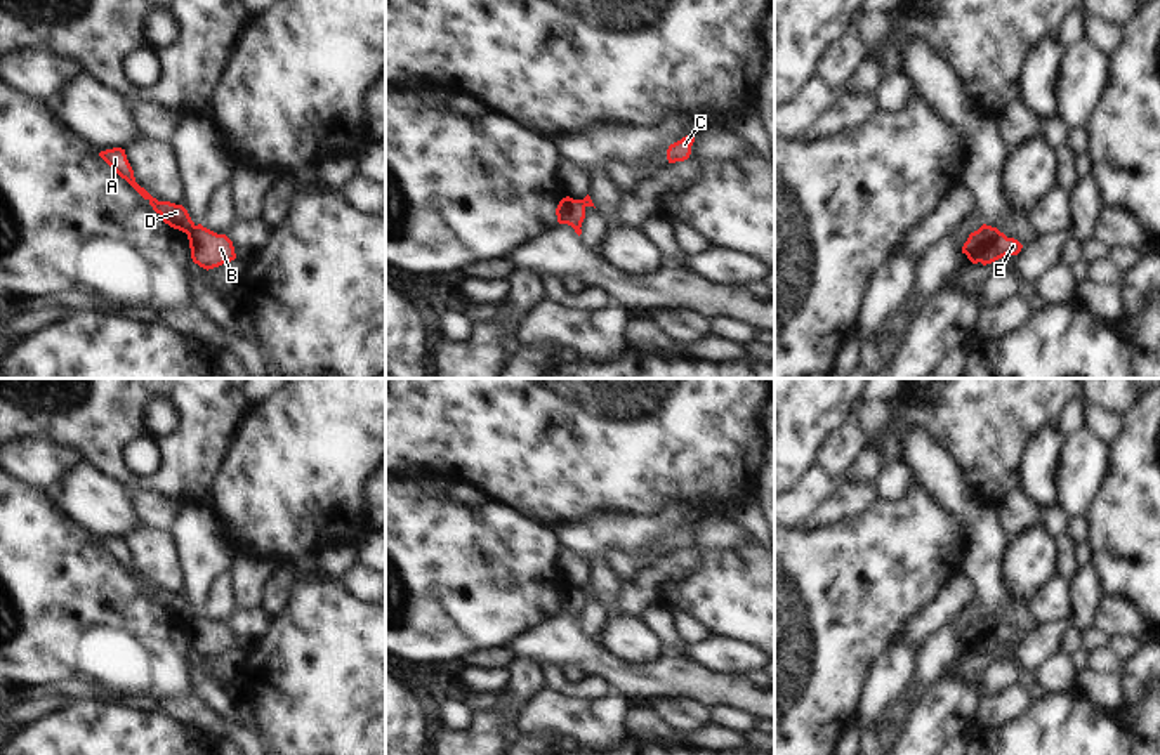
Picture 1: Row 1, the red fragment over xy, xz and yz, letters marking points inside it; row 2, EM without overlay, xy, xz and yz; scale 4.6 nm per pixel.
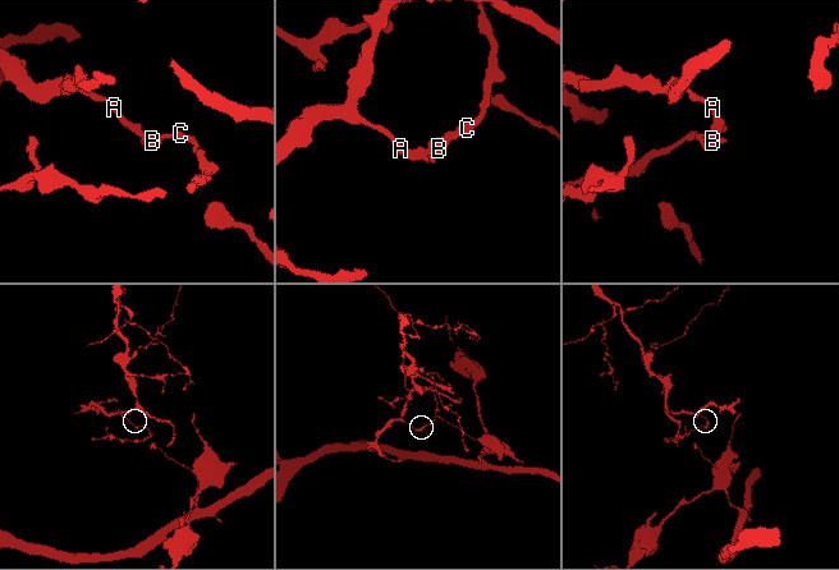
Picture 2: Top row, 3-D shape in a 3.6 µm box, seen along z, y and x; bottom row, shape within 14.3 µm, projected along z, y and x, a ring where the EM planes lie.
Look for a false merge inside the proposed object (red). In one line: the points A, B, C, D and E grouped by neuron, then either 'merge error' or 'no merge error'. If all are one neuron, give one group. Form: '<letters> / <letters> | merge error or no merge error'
A D / B C E | merge error

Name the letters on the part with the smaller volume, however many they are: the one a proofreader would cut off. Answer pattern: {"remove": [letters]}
{"remove": ["B", "C", "E"]}

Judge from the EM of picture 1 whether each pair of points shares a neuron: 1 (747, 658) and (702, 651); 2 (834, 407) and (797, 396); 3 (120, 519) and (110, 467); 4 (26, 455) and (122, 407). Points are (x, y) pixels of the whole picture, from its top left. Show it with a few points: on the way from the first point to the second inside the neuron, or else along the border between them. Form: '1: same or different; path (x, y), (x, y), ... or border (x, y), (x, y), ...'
1: same; path (737, 656), (712, 653)
2: same; path (825, 403), (806, 396)
3: different; border (82, 460), (117, 479), (131, 492)
4: different; border (18, 438), (52, 439), (75, 448), (82, 460)

